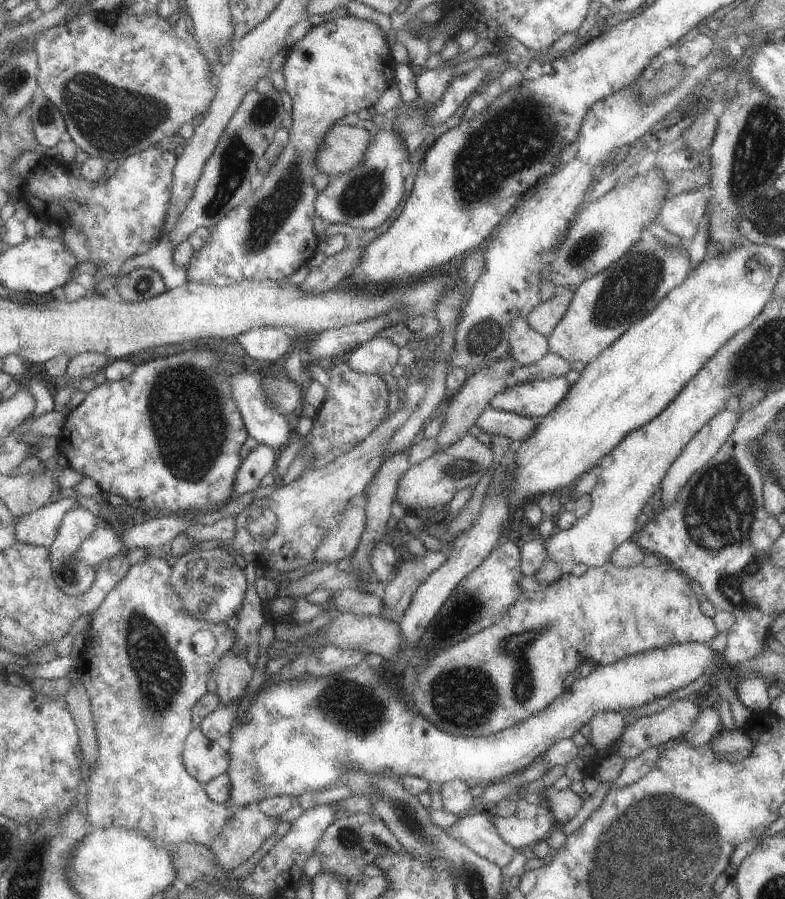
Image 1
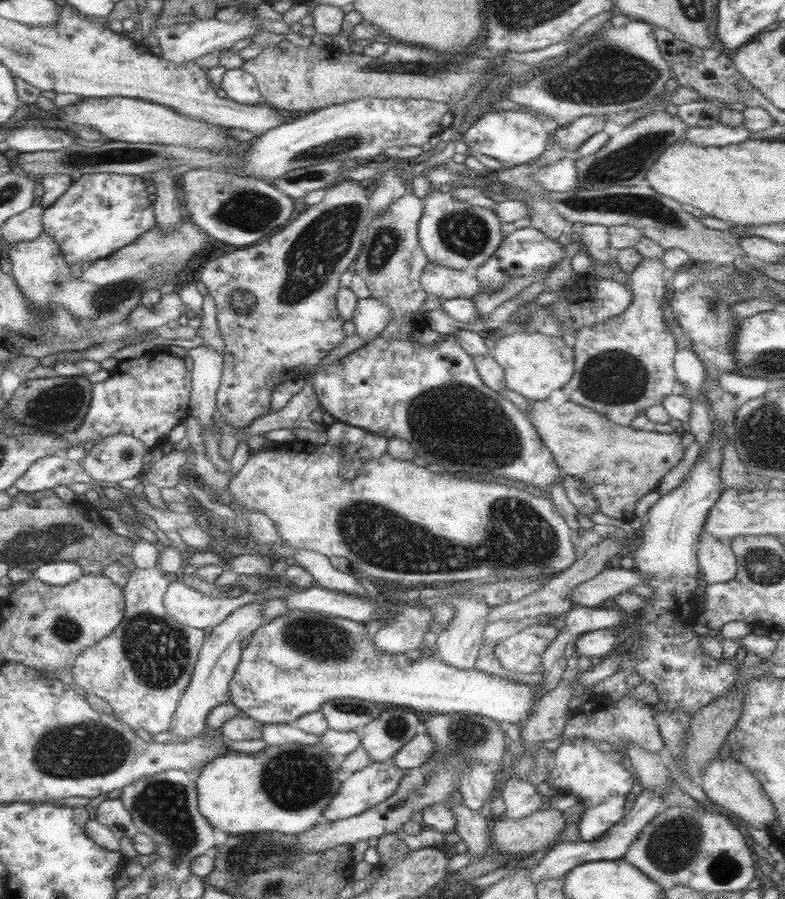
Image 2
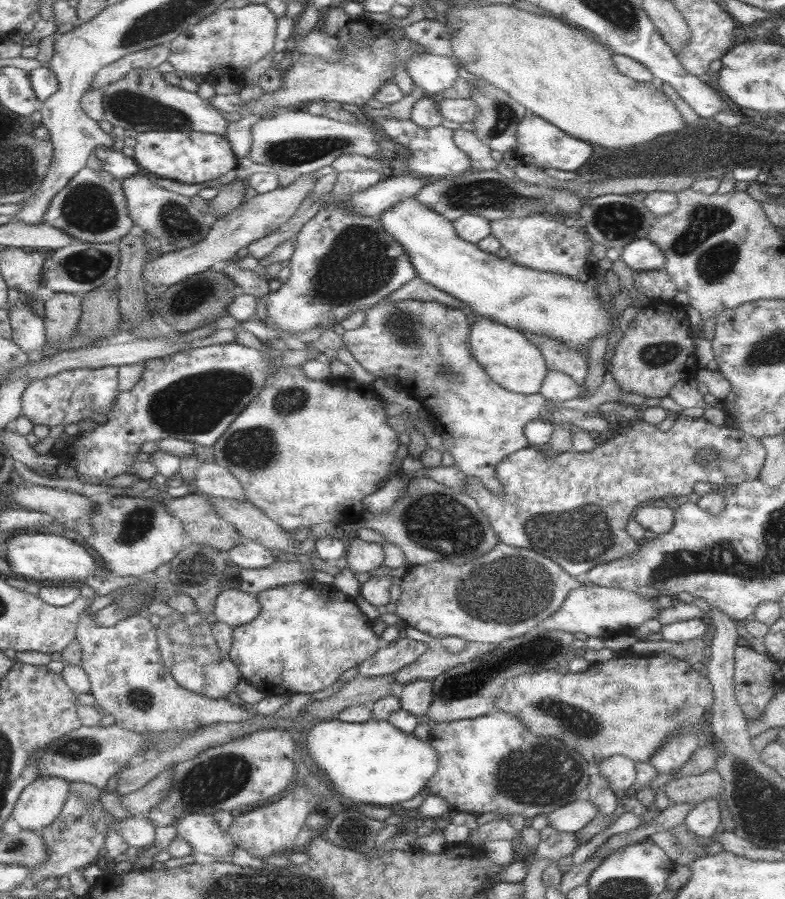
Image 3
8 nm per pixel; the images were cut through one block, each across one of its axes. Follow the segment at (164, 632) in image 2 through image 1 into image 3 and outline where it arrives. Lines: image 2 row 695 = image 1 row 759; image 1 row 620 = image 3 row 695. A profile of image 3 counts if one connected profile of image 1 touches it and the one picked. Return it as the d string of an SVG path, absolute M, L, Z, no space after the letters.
M87 610L81 614L75 640L81 648L79 668L87 674L89 694L95 700L95 708L109 714L115 726L147 734L147 732L165 732L165 730L197 730L211 724L223 722L247 722L255 714L247 712L241 706L235 706L225 700L213 700L201 694L195 694L187 688L181 688L169 670L161 664L161 654L157 646L157 628L149 624L147 616L127 616L115 626L95 626L93 616Z

